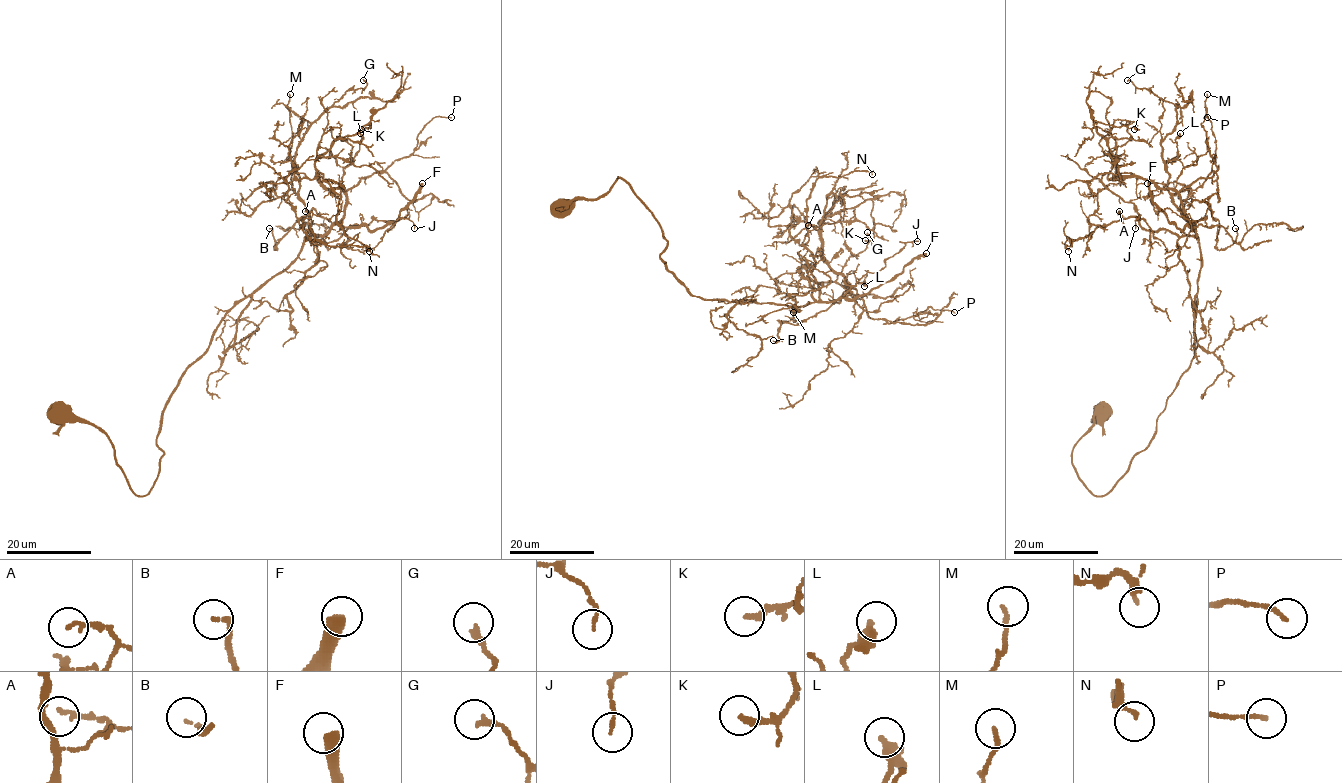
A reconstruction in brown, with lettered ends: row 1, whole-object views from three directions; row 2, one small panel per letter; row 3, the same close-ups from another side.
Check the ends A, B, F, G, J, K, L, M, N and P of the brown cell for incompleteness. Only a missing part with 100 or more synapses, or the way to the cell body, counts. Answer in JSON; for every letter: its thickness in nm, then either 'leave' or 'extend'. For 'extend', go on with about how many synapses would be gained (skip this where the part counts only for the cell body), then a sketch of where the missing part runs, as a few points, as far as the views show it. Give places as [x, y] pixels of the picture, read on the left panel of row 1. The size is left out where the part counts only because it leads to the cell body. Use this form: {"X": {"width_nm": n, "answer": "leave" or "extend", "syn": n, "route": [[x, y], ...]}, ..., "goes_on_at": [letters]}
{"A": {"width_nm": 150, "answer": "leave"}, "B": {"width_nm": 160, "answer": "leave"}, "F": {"width_nm": 500, "answer": "extend", "syn": 600, "route": [[422, 183], [422, 135], [408, 130], [377, 163], [381, 180], [408, 209], [438, 178]]}, "G": {"width_nm": 200, "answer": "leave"}, "J": {"width_nm": 130, "answer": "leave"}, "K": {"width_nm": 240, "answer": "leave"}, "L": {"width_nm": 320, "answer": "leave"}, "M": {"width_nm": 170, "answer": "leave"}, "N": {"width_nm": 130, "answer": "leave"}, "P": {"width_nm": 160, "answer": "leave"}, "goes_on_at": ["F"]}

